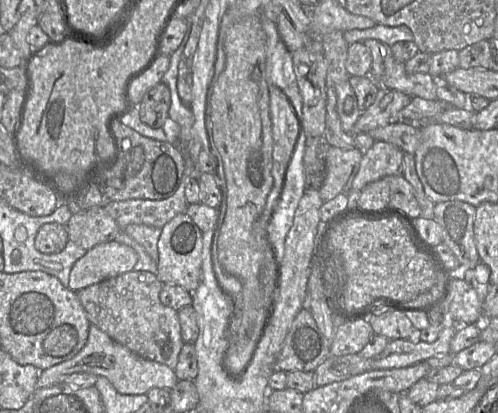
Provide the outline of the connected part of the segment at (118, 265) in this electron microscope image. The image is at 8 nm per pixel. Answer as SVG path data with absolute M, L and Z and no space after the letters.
M116 241L88 250L72 267L69 288L80 291L104 280L133 271L138 255L133 248Z

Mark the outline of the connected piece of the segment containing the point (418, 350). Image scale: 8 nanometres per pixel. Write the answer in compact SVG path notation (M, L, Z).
M447 322L433 343L421 342L417 338L389 341L386 348L372 359L372 370L410 367L450 353L450 342L459 326L455 322Z

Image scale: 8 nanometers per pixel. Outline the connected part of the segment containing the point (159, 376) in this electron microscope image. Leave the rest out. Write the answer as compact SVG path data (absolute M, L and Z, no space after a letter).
M93 324L90 325L85 347L72 359L40 371L35 390L63 384L64 380L74 373L91 373L98 377L105 377L118 393L124 395L147 394L152 388L163 388L171 391L178 382L174 370L164 364L134 354Z

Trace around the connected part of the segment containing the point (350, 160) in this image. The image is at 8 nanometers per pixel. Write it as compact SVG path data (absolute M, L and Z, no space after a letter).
M330 146L326 156L325 178L319 189L323 202L330 201L343 192L354 165L361 161L362 156L356 148L344 150Z

